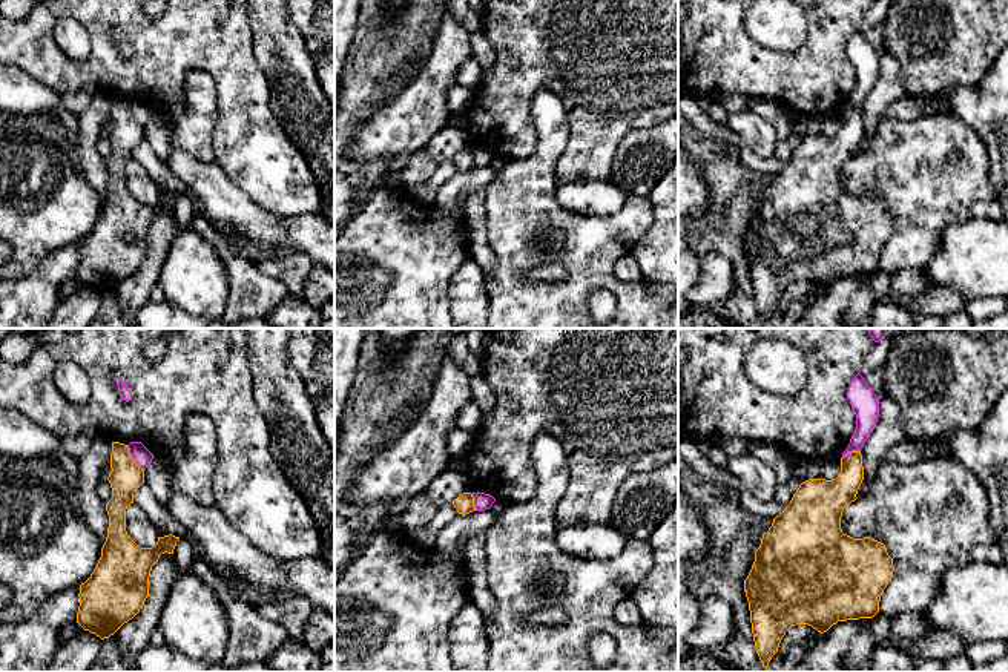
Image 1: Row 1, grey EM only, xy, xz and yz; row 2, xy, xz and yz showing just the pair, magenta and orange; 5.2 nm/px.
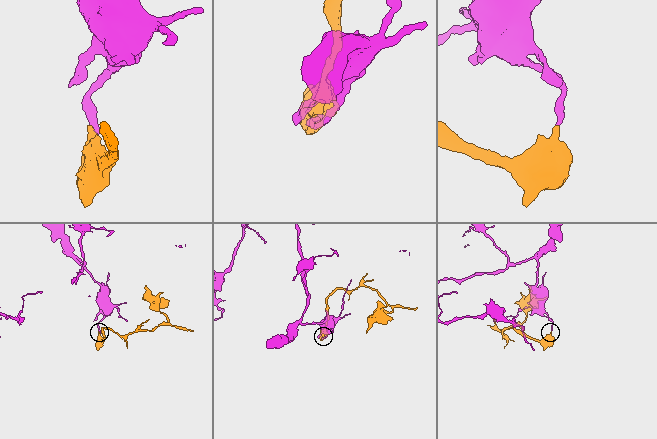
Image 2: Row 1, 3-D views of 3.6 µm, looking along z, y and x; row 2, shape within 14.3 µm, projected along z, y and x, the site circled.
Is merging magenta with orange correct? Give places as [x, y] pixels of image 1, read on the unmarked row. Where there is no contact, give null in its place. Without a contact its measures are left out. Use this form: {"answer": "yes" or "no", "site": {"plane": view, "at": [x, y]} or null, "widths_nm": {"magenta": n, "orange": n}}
{"answer": "no", "site": {"plane": "xy", "at": [132, 114]}, "widths_nm": {"magenta": 90, "orange": 170}}

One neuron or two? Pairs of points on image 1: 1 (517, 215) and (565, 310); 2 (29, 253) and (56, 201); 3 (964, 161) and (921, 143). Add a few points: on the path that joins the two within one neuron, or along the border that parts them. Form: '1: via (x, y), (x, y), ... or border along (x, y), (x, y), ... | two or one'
1: via (517, 243), (517, 280), (537, 299) | one
2: via (29, 241), (32, 224), (43, 214) | one
3: via (953, 161), (939, 161), (932, 154) | one

